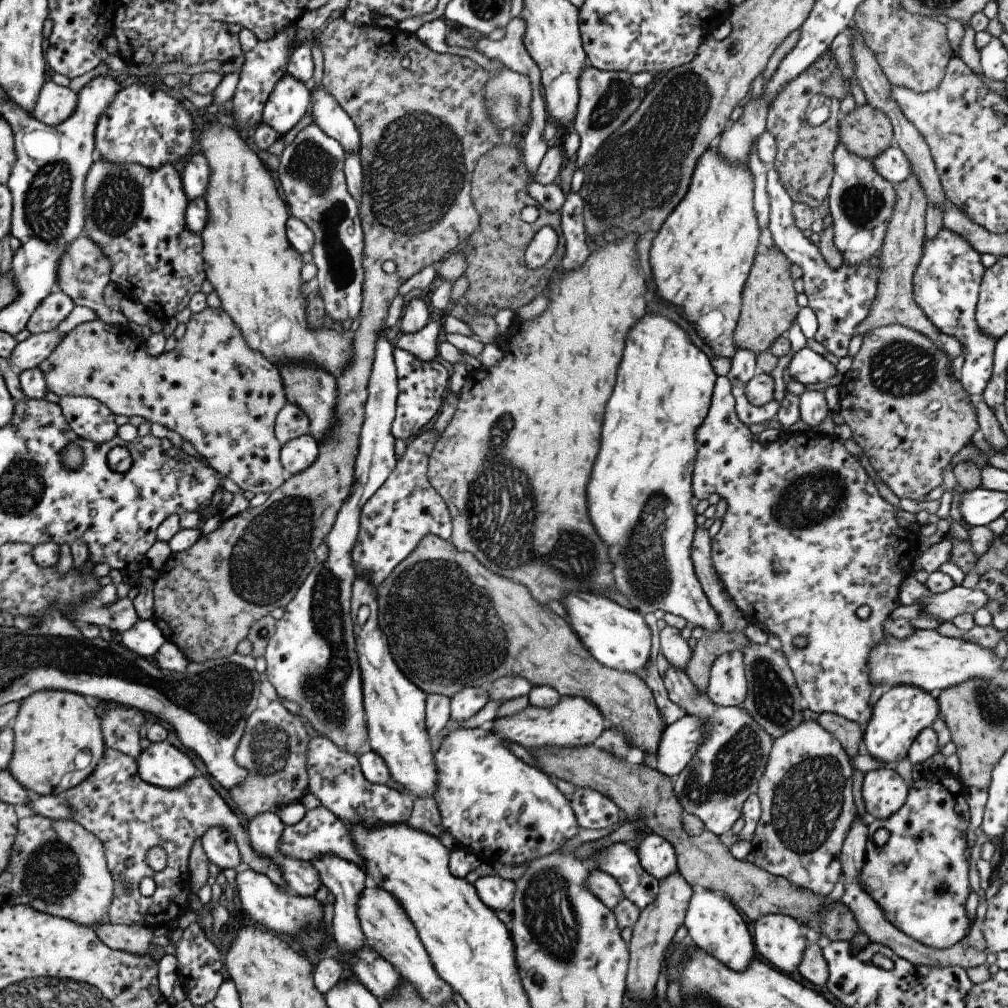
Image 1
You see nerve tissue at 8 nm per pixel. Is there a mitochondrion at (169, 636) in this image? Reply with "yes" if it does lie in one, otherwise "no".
no

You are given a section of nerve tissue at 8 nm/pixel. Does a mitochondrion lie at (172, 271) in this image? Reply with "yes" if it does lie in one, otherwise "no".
no

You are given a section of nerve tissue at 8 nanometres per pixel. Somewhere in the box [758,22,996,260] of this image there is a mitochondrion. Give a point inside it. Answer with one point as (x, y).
(861, 204)

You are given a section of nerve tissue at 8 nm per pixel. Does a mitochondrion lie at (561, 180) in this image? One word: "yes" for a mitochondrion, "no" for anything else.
no

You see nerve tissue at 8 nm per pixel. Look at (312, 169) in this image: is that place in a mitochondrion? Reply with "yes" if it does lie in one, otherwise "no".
yes

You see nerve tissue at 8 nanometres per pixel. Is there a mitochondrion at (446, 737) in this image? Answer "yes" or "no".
no

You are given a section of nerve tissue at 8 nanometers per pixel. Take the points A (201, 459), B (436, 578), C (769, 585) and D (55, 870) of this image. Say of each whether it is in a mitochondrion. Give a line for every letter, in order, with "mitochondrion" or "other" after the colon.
A: other
B: mitochondrion
C: other
D: mitochondrion

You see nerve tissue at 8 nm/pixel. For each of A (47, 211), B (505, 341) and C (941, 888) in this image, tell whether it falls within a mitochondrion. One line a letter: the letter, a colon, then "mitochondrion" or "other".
A: mitochondrion
B: other
C: mitochondrion

